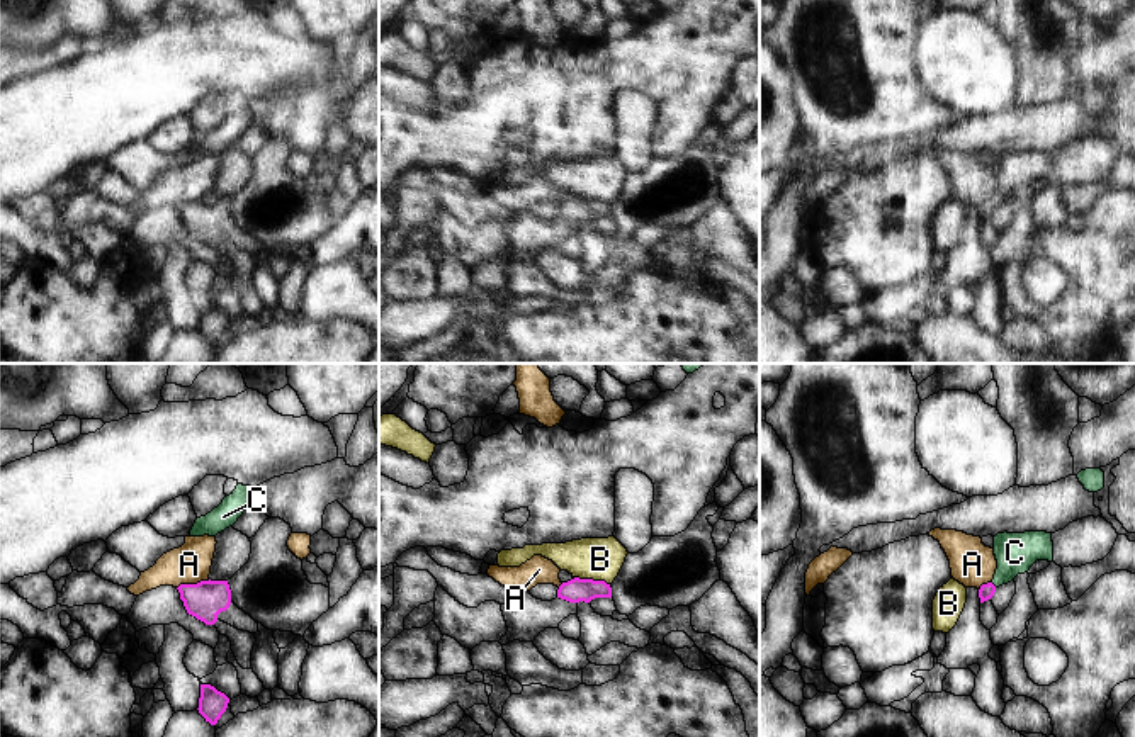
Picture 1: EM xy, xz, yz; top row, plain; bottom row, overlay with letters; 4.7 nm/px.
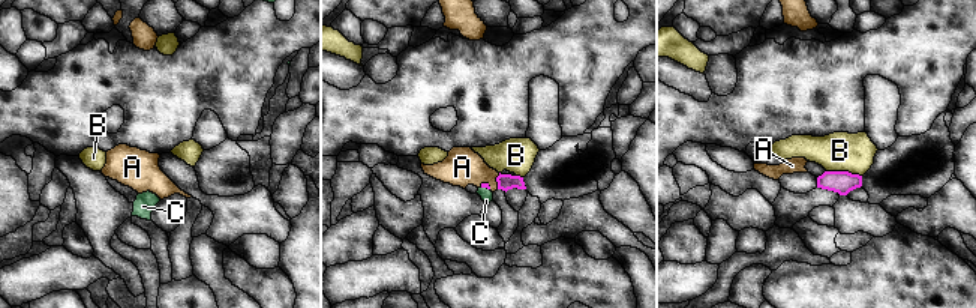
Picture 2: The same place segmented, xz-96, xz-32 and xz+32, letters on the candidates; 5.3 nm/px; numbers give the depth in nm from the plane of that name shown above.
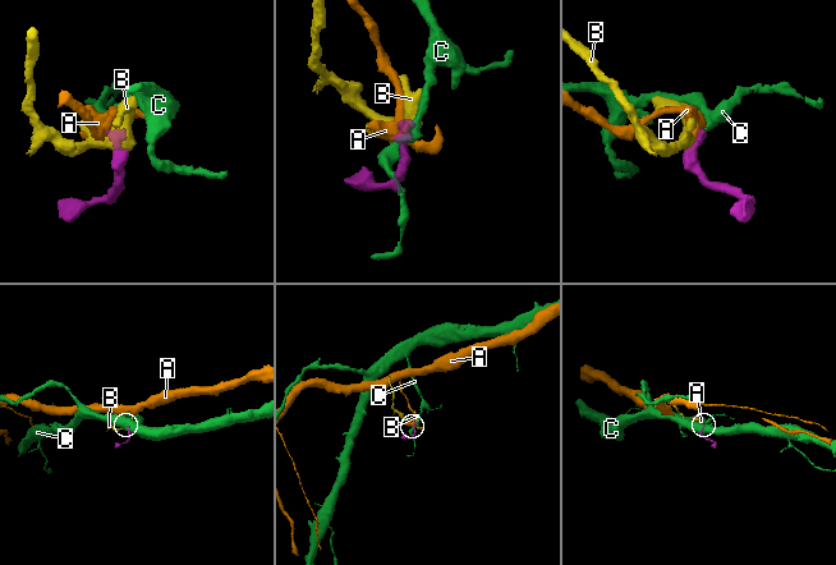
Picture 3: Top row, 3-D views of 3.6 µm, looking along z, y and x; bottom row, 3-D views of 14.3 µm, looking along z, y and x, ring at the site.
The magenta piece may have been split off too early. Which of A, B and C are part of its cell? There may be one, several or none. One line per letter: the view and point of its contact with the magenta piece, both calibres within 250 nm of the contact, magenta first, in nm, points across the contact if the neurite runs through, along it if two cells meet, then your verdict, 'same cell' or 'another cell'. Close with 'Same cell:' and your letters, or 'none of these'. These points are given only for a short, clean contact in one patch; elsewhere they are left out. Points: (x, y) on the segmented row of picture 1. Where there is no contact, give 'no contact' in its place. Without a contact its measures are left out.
A: meets magenta in xy at (192, 585); 180 nm thick on the magenta side, 190 nm on the other; border along xy (209, 579), (184, 583), (177, 588); another cell
B: meets magenta in xz at (592, 579); 120 nm thick on the magenta side, 200 nm on the other; border along xz (575, 576), (600, 579), (609, 585); another cell
C: meets magenta in yz at (993, 585); 70 nm thick on the magenta side, 190 nm on the other; runs through yz (986, 591), (993, 585), (1008, 569), (1015, 552); same cell
Same cell: C

